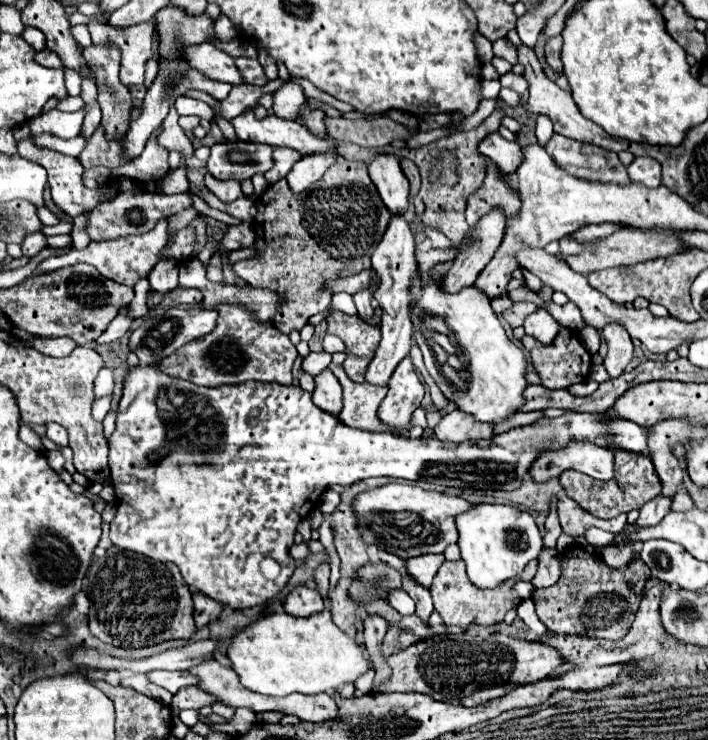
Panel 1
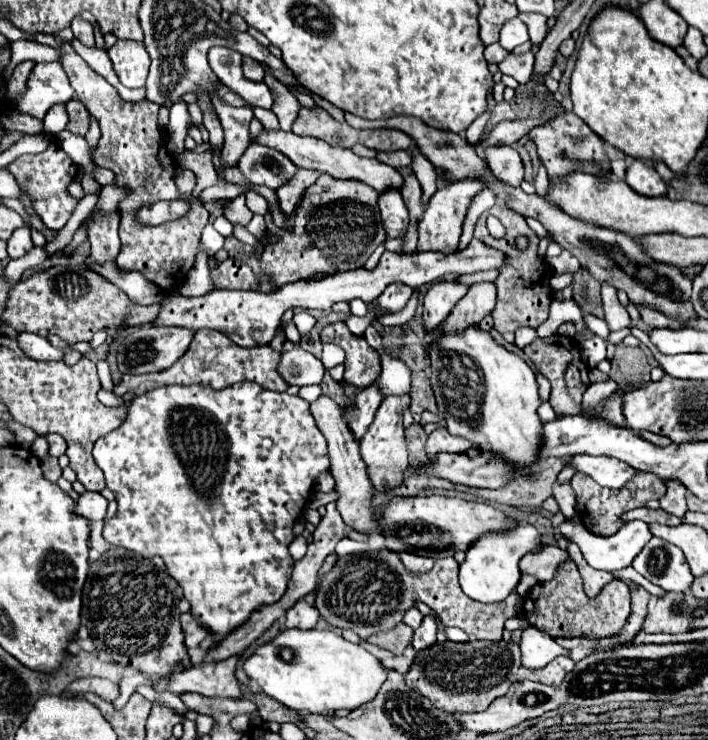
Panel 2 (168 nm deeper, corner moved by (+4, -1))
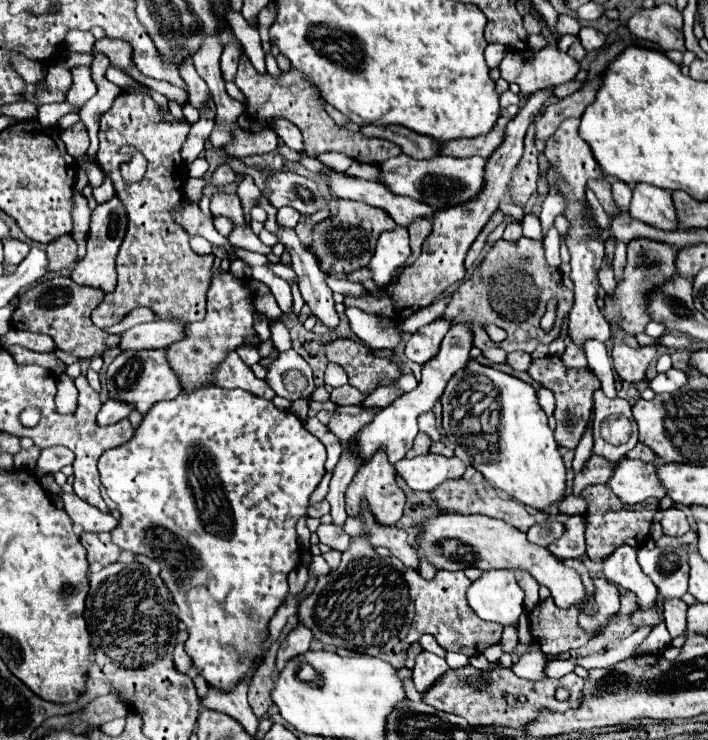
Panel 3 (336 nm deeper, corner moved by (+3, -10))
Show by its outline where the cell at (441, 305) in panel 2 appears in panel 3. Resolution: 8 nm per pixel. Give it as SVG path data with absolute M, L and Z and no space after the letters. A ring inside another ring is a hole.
M435 318L427 326L419 328L415 334L411 334L409 342L405 344L405 356L417 364L425 364L429 358L433 358L439 350L439 344L443 336L449 332L453 320Z

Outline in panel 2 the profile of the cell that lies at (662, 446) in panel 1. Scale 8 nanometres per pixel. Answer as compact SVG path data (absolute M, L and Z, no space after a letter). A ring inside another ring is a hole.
M666 483L668 485L668 493L660 499L660 509L664 509L670 515L676 517L684 517L686 513L686 489L678 483Z

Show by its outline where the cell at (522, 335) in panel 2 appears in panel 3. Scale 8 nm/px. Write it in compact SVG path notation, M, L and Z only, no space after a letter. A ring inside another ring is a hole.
M511 352L507 354L507 362L517 370L527 370L531 364L531 354L527 352Z

